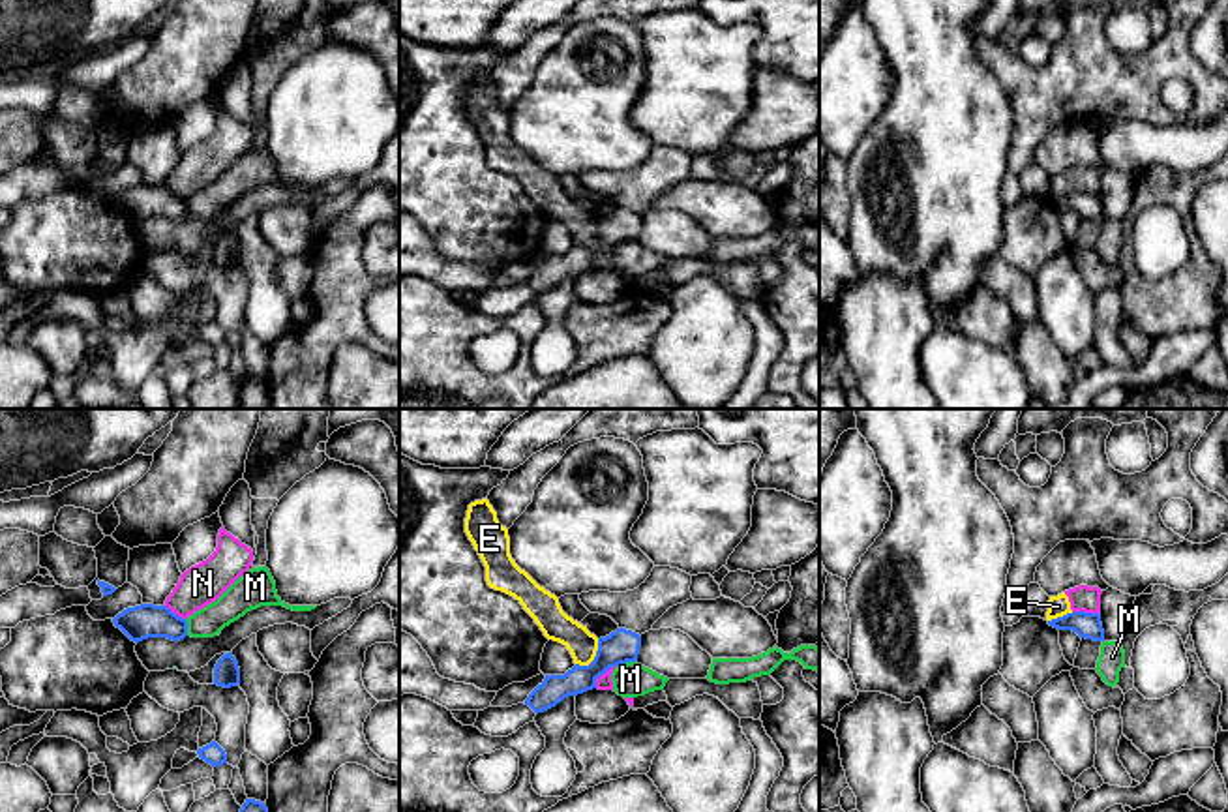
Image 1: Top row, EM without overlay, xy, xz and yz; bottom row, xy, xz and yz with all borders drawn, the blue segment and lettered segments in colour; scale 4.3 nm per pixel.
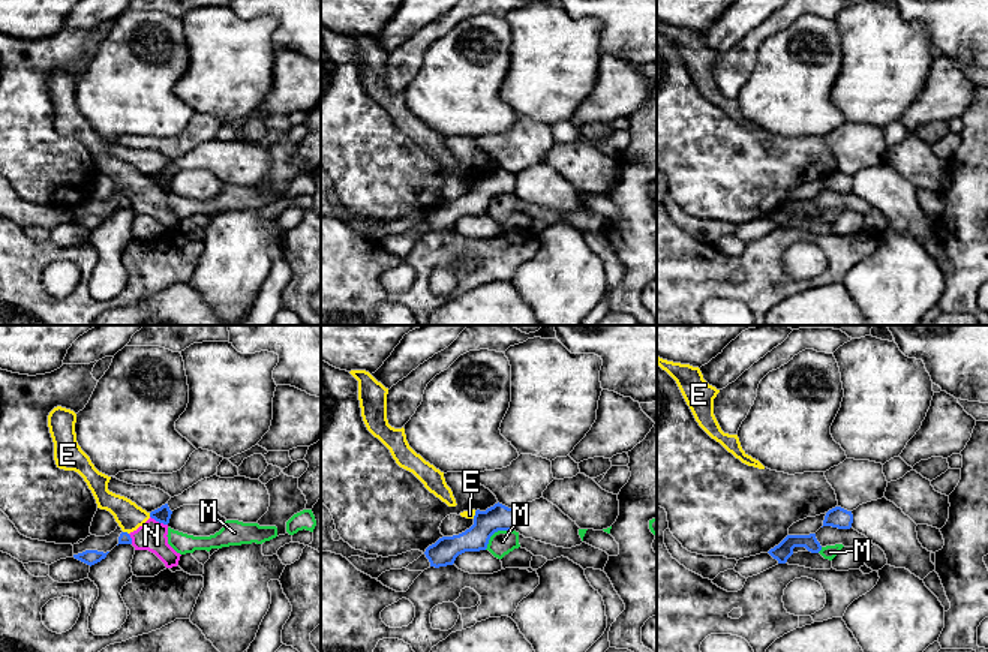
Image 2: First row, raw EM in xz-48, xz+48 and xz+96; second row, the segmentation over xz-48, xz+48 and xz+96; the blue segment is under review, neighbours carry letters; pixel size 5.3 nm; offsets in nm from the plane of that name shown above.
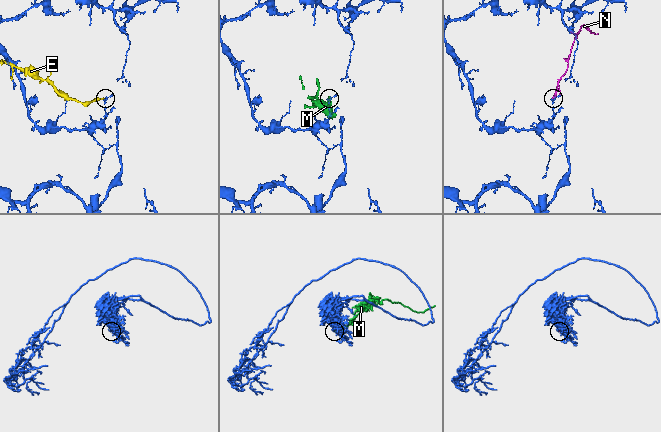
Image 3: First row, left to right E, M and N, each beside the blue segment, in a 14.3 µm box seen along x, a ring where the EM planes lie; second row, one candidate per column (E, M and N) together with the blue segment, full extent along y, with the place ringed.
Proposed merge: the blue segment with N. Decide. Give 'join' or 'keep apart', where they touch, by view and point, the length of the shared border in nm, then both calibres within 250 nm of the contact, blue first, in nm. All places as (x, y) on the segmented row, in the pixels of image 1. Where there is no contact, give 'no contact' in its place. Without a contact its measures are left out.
keep apart; meets blue in xz at (602, 674); contact 140 nm long; 140 nm thick on the blue side, 70 nm on the other

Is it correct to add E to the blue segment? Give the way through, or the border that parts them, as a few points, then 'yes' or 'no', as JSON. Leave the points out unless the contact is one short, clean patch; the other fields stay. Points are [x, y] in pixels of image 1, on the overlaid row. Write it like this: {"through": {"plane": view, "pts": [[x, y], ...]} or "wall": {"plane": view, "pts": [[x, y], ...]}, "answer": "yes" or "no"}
{"wall": {"plane": "xz", "pts": [[599, 640], [595, 657], [587, 664], [576, 664]]}, "answer": "no"}

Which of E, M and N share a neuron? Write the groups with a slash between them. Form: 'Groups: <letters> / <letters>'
Groups: E N / M

